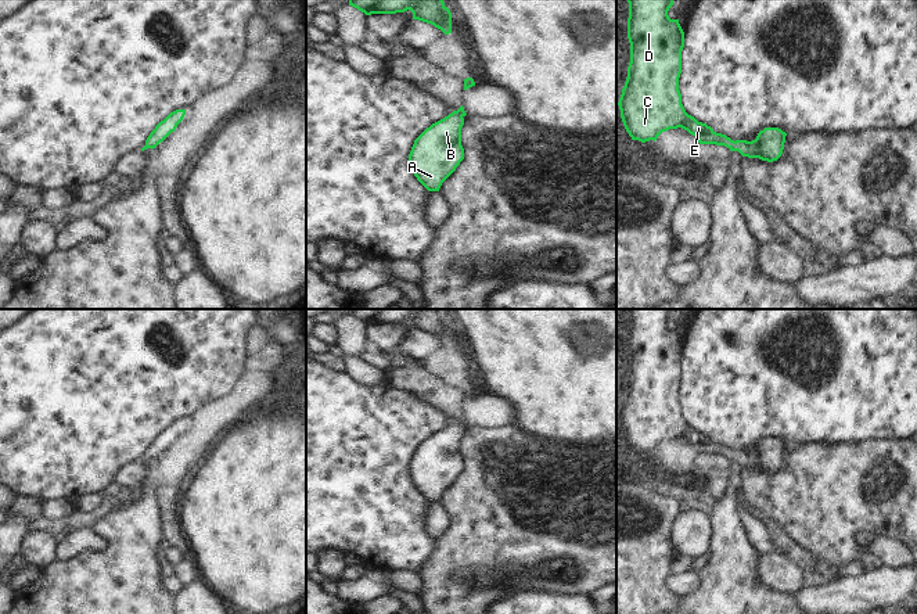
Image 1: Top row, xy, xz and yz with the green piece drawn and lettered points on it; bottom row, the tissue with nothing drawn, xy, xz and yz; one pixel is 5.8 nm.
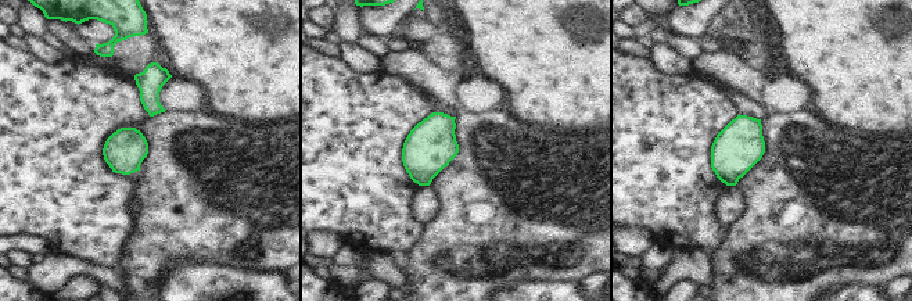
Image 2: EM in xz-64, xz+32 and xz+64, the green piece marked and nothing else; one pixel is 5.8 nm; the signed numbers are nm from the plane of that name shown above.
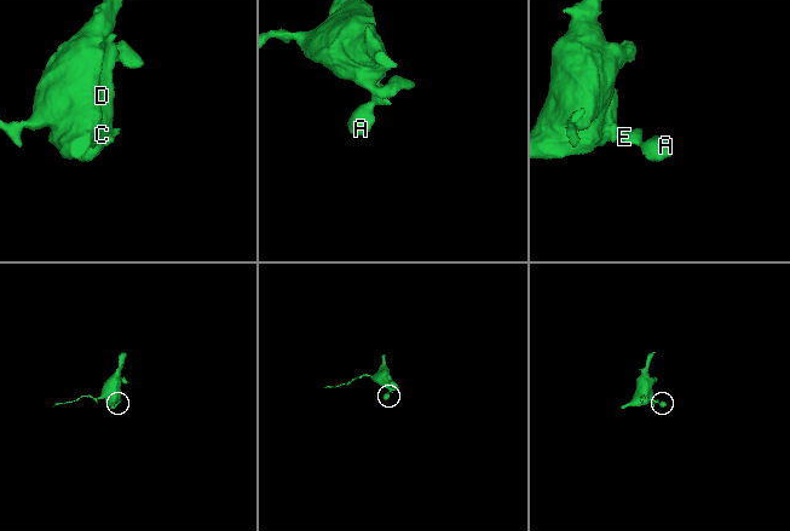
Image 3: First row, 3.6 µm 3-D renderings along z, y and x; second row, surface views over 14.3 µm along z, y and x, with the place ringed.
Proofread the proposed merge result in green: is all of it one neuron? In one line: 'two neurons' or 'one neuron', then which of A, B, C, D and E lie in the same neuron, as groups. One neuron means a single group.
one neuron; groups A B C D E

